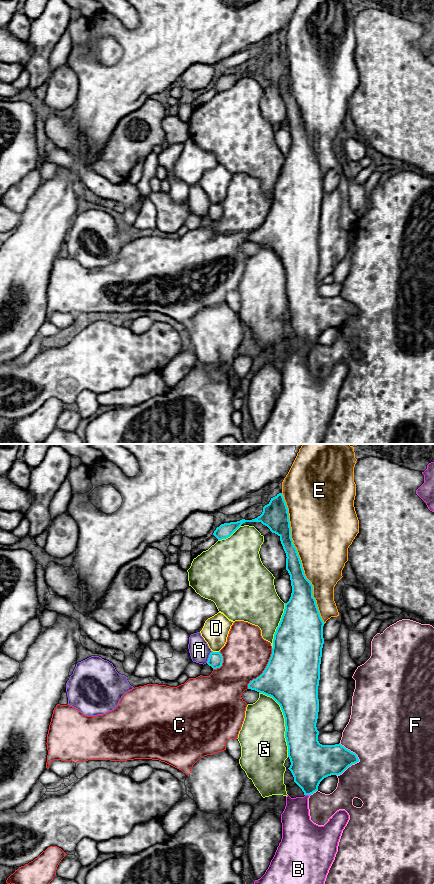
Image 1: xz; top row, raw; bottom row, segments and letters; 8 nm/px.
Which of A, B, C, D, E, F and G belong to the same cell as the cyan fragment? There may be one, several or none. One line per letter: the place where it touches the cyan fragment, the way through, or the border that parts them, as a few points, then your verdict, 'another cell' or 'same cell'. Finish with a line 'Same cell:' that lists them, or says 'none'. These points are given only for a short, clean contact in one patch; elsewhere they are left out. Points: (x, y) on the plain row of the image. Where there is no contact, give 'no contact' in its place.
A: meets cyan in xz at (209, 209); another cell
B: meets cyan in xz at (307, 346); another cell
C: meets cyan in xz at (265, 221); another cell
D: meets cyan in xz at (216, 204); border along xz (212, 202), (219, 203); another cell
E: meets cyan in xz at (299, 110); another cell
F: meets cyan in xz at (357, 313); another cell
G: meets cyan in xz at (285, 273); another cell
Same cell: none

